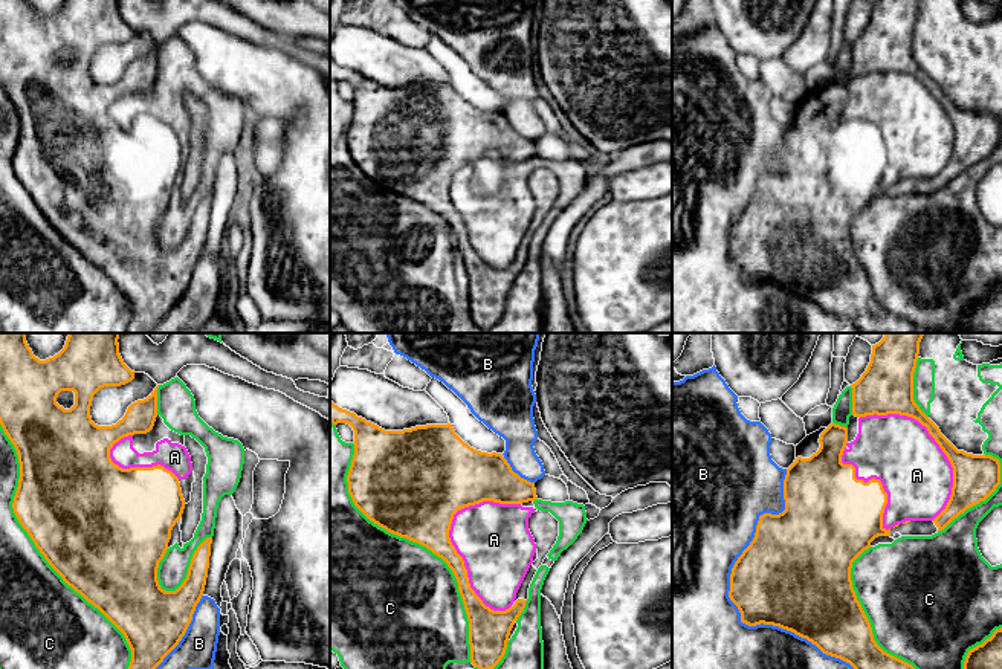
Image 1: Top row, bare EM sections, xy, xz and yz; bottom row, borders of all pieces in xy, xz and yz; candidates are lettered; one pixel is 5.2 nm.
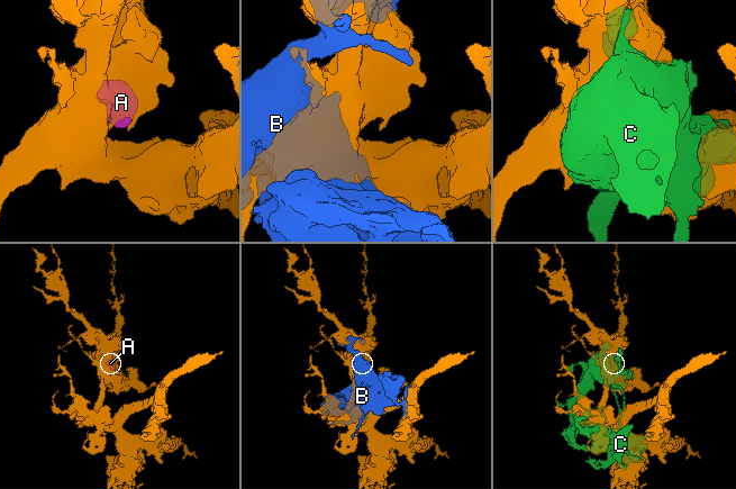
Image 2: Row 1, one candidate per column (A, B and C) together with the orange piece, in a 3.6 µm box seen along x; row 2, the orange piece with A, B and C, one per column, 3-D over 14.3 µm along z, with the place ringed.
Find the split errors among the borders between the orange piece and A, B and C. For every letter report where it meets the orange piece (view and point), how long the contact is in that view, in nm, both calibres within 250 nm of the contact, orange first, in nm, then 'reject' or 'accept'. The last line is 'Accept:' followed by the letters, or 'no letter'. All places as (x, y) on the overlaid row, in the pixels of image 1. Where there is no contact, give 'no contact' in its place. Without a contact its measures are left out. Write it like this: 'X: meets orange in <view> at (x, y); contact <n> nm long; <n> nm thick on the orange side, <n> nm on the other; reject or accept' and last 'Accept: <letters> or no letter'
A: meets orange in xz at (458, 555); contact 600 nm long; 260 nm thick on the orange side, 380 nm on the other; accept
B: meets orange in yz at (729, 593); contact 1100 nm long; 460 nm thick on the orange side, 500 nm on the other; reject
C: meets orange in xz at (419, 542); contact 1300 nm long; 460 nm thick on the orange side, 480 nm on the other; reject
Accept: A

